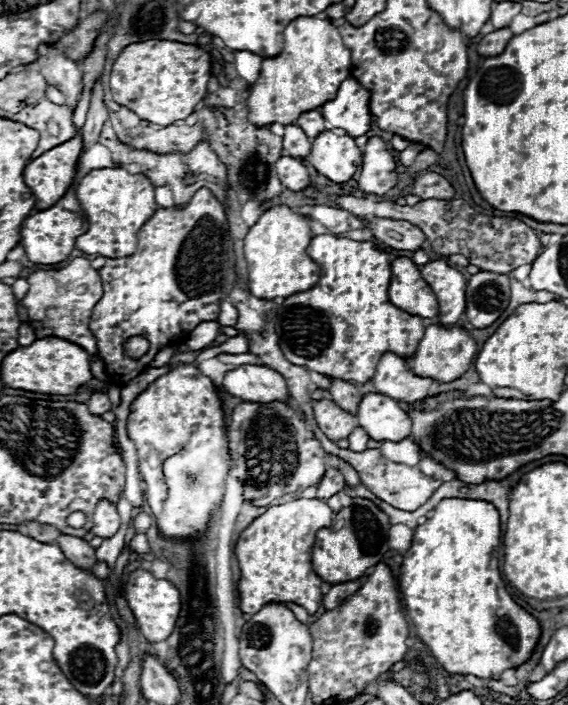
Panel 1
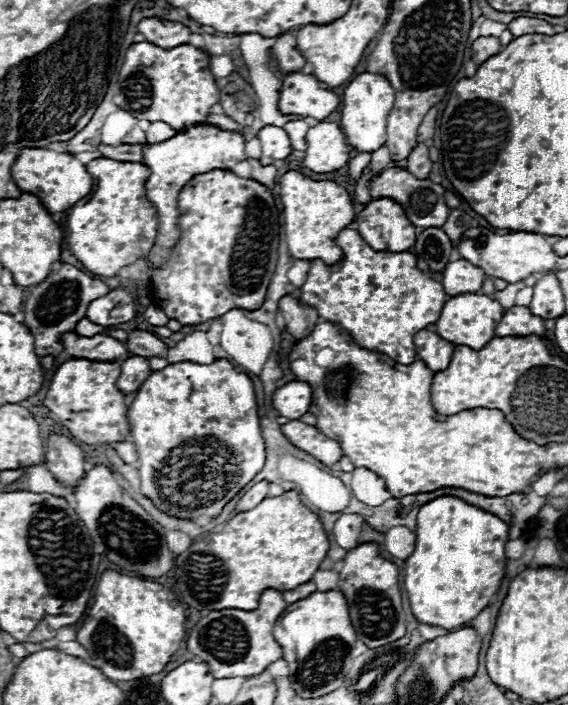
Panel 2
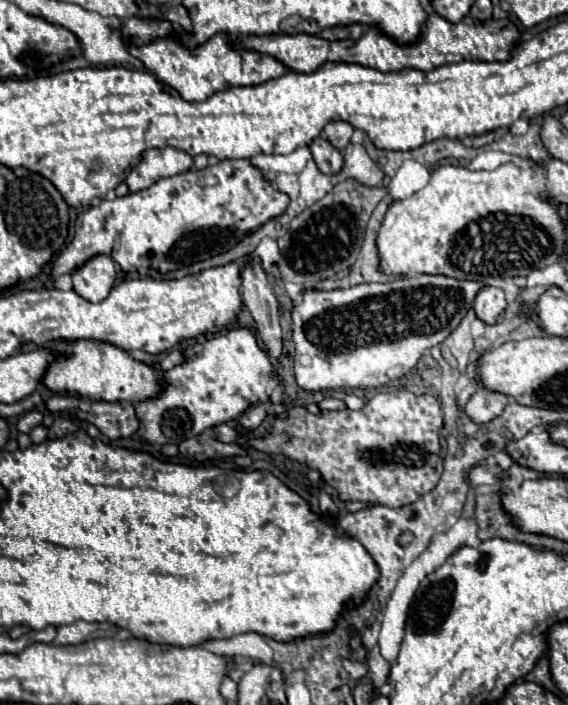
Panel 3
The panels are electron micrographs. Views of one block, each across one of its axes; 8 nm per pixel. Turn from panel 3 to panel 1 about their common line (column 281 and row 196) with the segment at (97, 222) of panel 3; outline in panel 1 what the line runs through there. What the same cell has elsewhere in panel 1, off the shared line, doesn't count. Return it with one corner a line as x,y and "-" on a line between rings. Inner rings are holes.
200,188
198,192
194,192
190,202
184,206
156,210
138,232
138,250
130,258
108,258
106,266
98,270
102,280
102,298
92,310
88,328
96,338
98,356
104,362
108,378
114,384
126,384
134,380
144,368
148,368
148,364
162,348
170,344
182,344
198,324
218,320
220,302
228,298
238,278
234,266
236,256
234,240
230,238
228,216
224,206
208,188
-
132,336
142,336
150,342
146,356
138,360
132,360
124,354
124,344

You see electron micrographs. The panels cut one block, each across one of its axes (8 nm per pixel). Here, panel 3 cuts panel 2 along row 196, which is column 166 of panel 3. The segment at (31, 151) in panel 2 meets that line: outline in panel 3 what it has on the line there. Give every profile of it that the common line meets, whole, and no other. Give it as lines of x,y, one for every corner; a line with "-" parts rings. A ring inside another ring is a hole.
224,32
212,36
206,44
190,50
184,44
180,44
176,38
162,38
154,40
142,48
128,46
128,52
144,62
144,66
156,74
156,78
180,92
184,100
196,102
206,100
218,90
228,90
230,86
256,86
258,82
268,82
270,78
280,78
286,74
286,66
268,56
260,54
256,50
244,50
236,48
232,38

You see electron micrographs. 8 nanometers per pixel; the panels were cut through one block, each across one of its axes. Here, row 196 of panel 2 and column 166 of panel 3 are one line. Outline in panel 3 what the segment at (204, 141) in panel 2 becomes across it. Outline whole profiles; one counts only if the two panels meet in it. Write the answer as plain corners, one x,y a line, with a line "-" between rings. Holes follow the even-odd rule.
170,146
164,150
146,150
142,162
130,170
126,184
130,186
130,192
138,192
152,186
160,178
182,174
190,170
190,166
192,158
182,150

